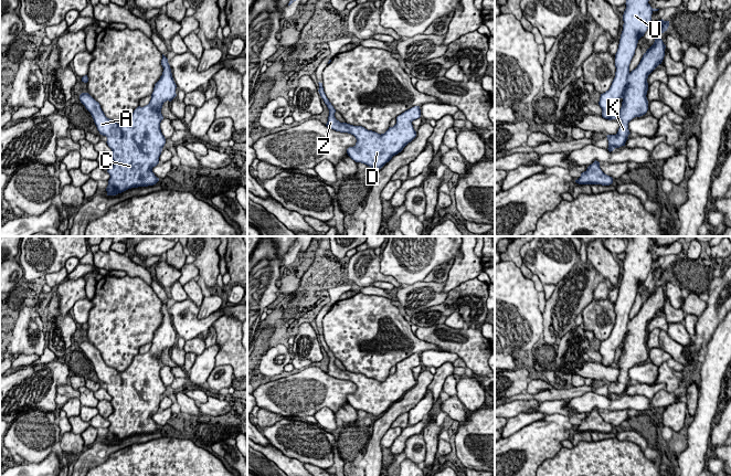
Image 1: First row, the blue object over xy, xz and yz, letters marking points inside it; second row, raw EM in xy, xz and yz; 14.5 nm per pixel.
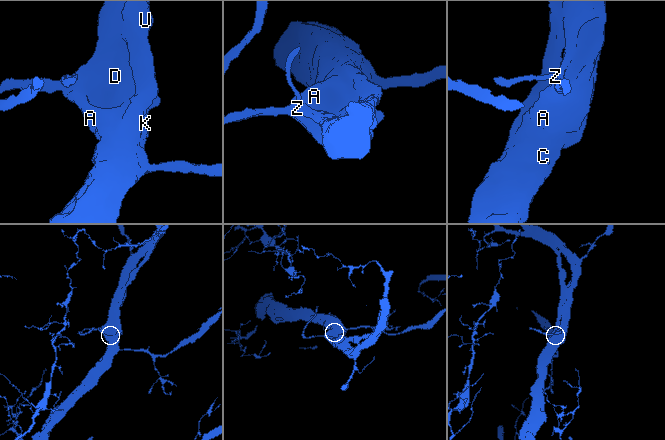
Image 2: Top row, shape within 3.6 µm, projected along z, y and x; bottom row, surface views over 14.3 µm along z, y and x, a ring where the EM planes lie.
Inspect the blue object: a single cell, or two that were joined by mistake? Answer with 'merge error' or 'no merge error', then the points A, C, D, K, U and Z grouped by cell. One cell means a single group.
no merge error; A C D K U Z

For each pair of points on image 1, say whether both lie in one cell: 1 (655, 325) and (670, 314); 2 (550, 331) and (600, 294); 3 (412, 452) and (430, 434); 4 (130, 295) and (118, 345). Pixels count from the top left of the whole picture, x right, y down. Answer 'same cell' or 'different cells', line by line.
1: different cells
2: different cells
3: same cell
4: same cell

